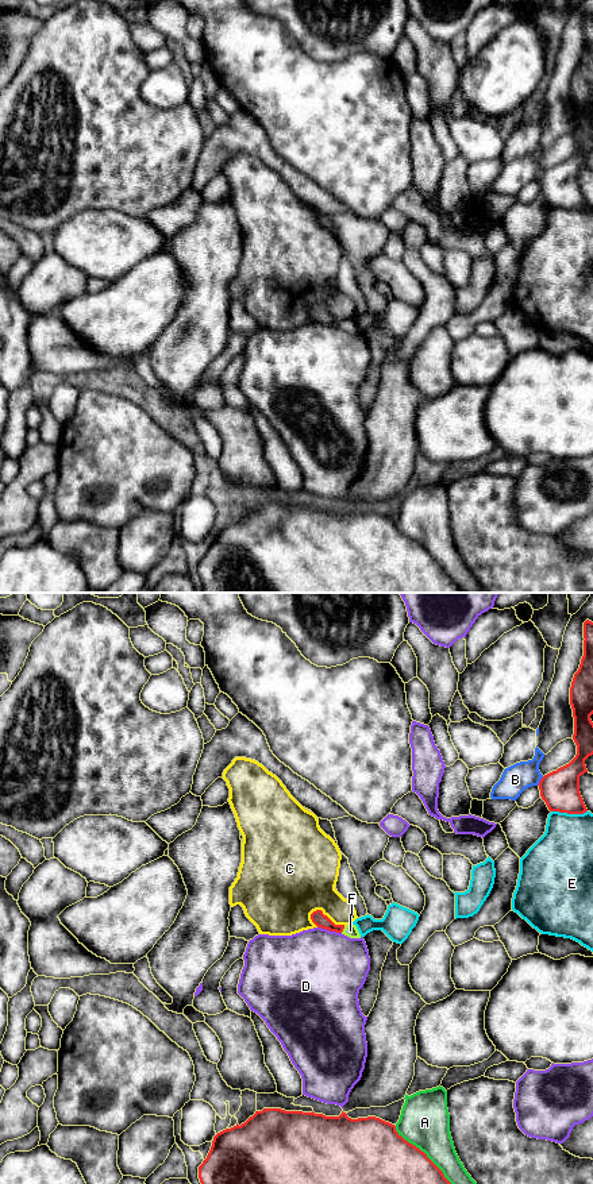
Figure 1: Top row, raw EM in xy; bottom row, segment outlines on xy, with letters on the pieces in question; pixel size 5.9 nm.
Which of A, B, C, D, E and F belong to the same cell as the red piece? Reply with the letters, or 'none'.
F

